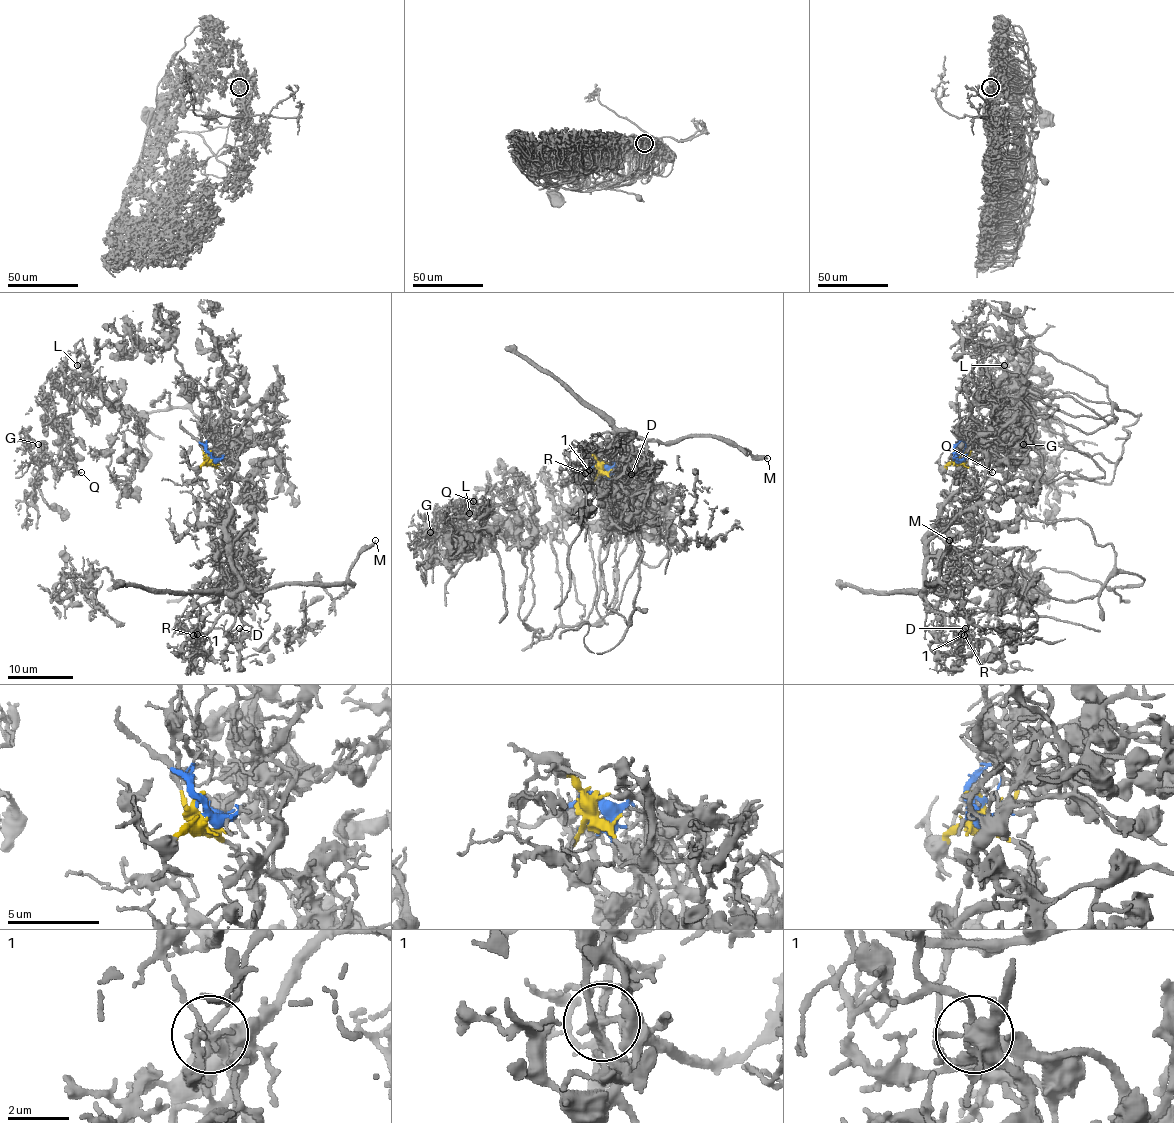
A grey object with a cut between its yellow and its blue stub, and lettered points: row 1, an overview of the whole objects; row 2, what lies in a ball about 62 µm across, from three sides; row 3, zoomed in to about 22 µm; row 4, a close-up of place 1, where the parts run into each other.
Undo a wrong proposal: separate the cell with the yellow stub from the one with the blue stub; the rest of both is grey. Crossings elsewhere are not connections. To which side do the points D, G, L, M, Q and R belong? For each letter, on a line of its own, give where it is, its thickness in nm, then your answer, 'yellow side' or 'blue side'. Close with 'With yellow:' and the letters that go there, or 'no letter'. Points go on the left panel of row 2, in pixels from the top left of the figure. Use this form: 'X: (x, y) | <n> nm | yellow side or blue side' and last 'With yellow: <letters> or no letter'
D: (239, 628) | 170 nm | yellow side
G: (38, 444) | 150 nm | blue side
L: (77, 365) | 110 nm | blue side
M: (375, 540) | 300 nm | yellow side
Q: (81, 472) | 170 nm | blue side
R: (193, 635) | 170 nm | yellow side
With yellow: D, M, R

